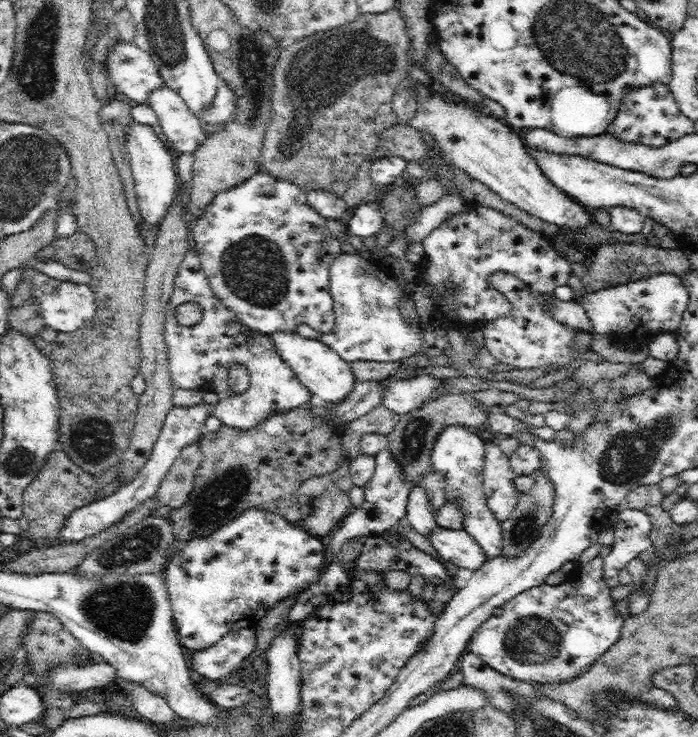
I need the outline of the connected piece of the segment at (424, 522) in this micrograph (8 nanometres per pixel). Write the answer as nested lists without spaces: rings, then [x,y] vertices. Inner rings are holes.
[[[421,483],[414,485],[409,494],[406,510],[408,523],[414,527],[417,533],[428,536],[438,525],[436,514],[430,511],[428,495]]]

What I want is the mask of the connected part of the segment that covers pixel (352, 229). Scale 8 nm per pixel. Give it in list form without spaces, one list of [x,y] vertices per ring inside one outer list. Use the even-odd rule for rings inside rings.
[[[375,202],[357,206],[347,220],[346,233],[353,236],[367,238],[377,236],[384,224],[382,212]]]

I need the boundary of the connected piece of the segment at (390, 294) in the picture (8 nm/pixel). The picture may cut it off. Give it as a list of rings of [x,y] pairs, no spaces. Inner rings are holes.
[[[342,252],[333,260],[329,268],[329,289],[334,303],[334,330],[332,332],[318,332],[310,325],[298,325],[295,331],[300,336],[316,339],[335,350],[346,362],[354,360],[375,360],[376,362],[398,362],[403,358],[410,358],[417,352],[421,353],[422,325],[408,323],[400,312],[400,300],[407,294],[402,289],[399,276],[385,264],[383,258],[366,259],[361,255]]]

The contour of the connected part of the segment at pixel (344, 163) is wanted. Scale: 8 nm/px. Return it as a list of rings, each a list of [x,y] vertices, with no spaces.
[[[398,6],[391,8],[383,13],[378,14],[362,14],[360,13],[356,20],[344,24],[344,26],[328,29],[320,33],[312,34],[312,36],[299,39],[293,45],[281,48],[278,54],[278,60],[272,72],[272,118],[266,128],[266,135],[261,150],[261,170],[265,173],[272,174],[272,177],[280,178],[283,181],[292,182],[293,185],[299,186],[306,193],[310,190],[329,190],[336,196],[344,196],[348,184],[356,176],[359,167],[365,162],[369,154],[378,149],[380,136],[384,130],[395,126],[399,123],[398,116],[394,113],[392,101],[394,98],[394,90],[398,88],[398,84],[408,76],[410,69],[410,48],[411,40],[408,35],[408,28]]]

